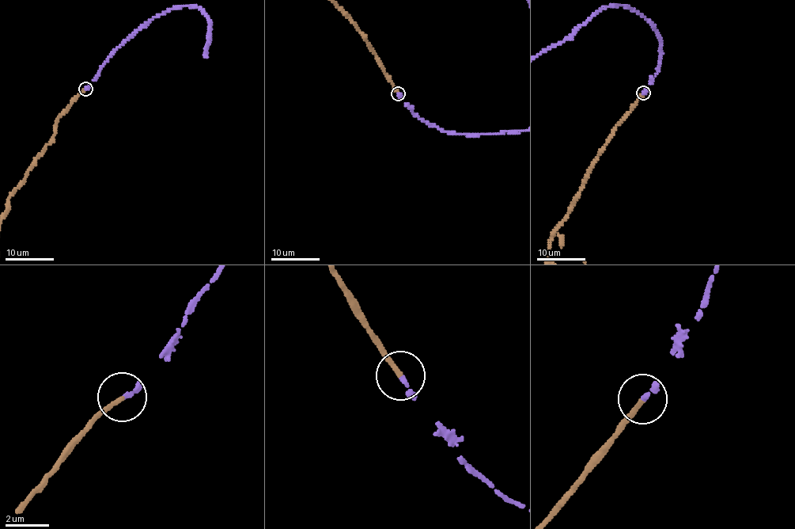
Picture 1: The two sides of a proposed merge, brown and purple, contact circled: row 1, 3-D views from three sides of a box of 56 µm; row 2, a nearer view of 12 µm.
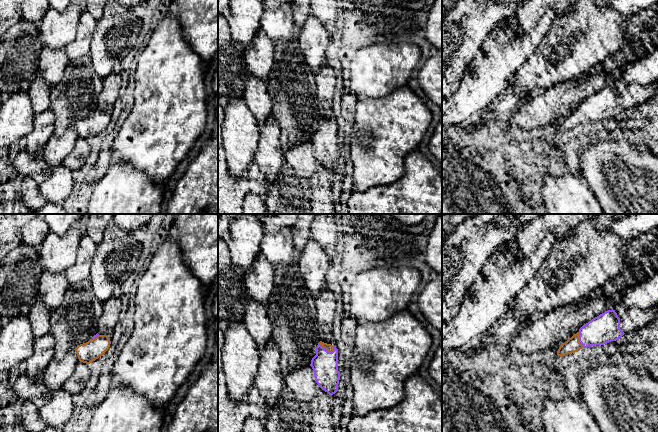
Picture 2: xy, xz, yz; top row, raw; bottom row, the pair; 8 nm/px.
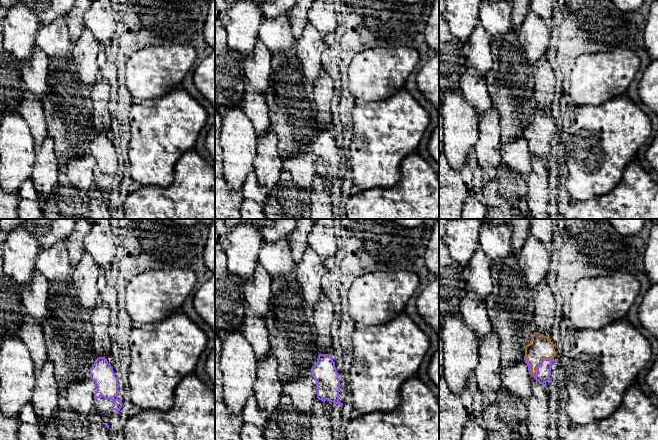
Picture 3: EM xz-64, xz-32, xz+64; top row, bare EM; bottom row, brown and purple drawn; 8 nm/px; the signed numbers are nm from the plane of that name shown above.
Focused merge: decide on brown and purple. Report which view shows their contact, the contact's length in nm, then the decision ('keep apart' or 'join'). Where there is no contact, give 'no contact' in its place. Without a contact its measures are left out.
xz | 140 nm | join

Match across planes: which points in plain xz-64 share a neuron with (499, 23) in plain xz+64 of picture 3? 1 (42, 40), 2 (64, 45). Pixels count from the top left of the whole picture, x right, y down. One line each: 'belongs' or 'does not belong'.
1: belongs
2: belongs

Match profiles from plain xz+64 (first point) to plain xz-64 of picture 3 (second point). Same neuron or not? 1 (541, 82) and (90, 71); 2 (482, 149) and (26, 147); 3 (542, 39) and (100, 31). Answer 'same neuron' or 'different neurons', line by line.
1: different neurons
2: different neurons
3: different neurons

